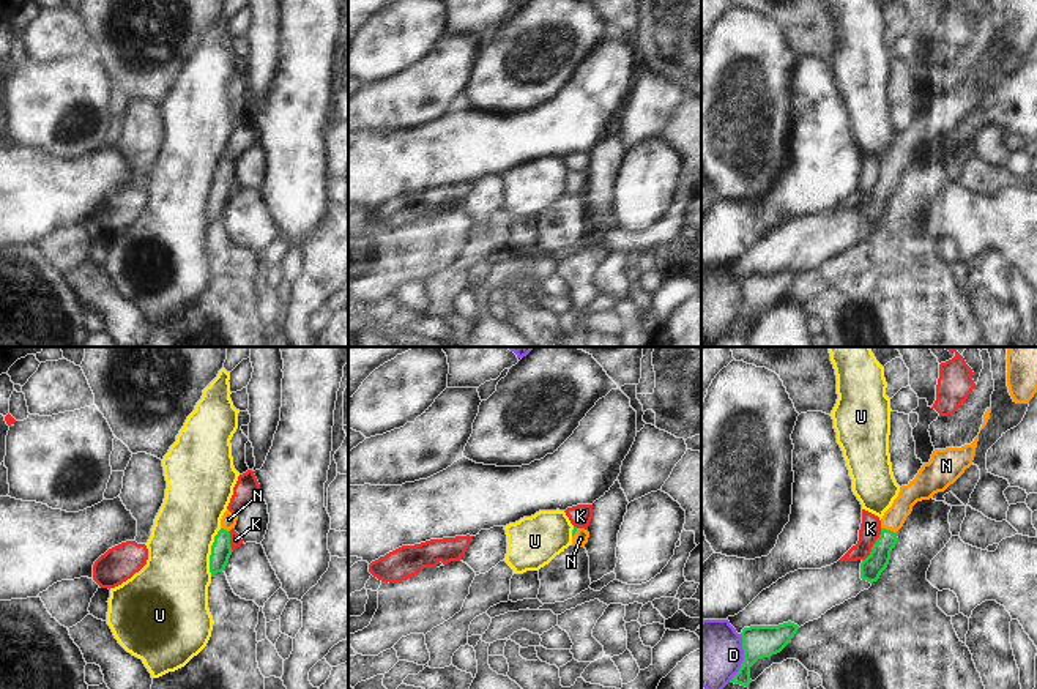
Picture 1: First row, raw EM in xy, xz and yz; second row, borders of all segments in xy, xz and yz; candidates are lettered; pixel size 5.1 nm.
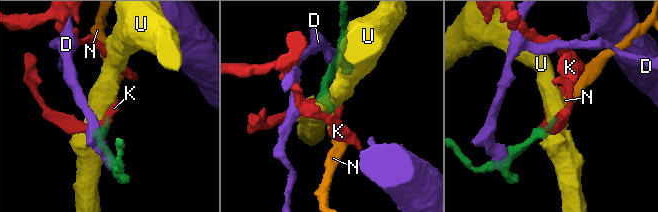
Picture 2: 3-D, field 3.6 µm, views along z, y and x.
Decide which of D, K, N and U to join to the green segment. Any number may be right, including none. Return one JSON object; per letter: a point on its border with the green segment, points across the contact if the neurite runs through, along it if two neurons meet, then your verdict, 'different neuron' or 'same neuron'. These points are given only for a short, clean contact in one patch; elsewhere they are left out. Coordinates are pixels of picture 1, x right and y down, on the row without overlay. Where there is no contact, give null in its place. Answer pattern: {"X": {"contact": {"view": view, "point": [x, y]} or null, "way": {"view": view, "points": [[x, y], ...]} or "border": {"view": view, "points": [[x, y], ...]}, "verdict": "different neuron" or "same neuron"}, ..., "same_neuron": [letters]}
{"D": {"contact": {"view": "yz", "point": [744, 305]}, "border": {"view": "yz", "points": [[741, 281], [743, 309], [728, 328]]}, "verdict": "different neuron"}, "K": {"contact": {"view": "yz", "point": [873, 191]}, "border": {"view": "yz", "points": [[881, 175], [872, 197], [862, 207]]}, "verdict": "different neuron"}, "N": {"contact": {"view": "yz", "point": [889, 177]}, "way": {"view": "yz", "points": [[877, 208], [889, 177], [902, 152], [916, 137]]}, "verdict": "same neuron"}, "U": {"contact": {"view": "xy", "point": [211, 199]}, "border": {"view": "xy", "points": [[221, 175], [211, 193], [210, 223]]}, "verdict": "different neuron"}, "same_neuron": ["N"]}

